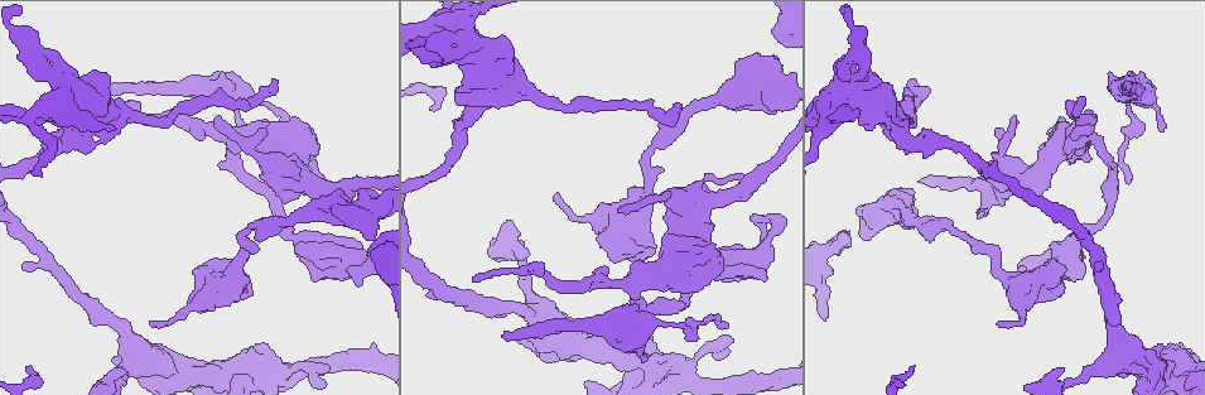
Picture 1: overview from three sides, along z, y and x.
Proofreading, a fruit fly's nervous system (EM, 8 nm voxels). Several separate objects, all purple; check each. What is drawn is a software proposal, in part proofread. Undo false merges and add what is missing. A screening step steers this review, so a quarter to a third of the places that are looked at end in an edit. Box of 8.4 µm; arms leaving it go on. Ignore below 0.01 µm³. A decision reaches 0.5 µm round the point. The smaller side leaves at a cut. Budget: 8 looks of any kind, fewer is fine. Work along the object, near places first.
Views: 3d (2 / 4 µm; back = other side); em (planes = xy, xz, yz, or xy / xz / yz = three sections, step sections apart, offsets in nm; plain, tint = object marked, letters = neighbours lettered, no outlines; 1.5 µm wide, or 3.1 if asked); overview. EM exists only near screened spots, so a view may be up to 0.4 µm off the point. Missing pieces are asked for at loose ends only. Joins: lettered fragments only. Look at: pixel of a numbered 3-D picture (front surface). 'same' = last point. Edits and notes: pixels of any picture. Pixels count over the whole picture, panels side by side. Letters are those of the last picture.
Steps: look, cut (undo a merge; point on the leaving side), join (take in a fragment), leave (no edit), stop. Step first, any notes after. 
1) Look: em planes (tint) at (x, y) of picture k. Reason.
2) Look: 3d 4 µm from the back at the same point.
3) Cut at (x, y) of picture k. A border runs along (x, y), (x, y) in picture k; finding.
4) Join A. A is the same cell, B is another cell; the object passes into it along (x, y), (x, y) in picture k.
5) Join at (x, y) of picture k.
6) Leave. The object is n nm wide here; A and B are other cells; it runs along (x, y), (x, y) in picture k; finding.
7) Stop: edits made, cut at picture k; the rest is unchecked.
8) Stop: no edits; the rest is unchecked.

Look: 3d 4 µm at (1098, 271) of picture 1. Free end.

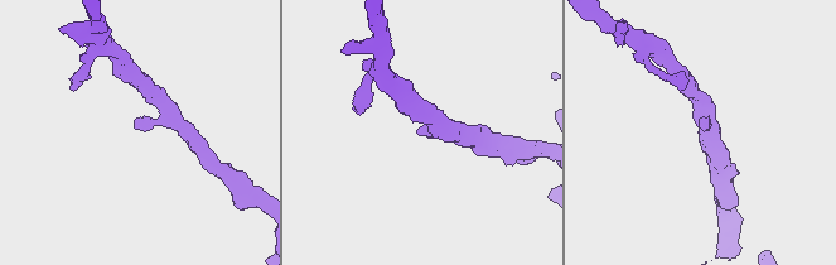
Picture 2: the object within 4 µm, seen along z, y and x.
Look: em planes (letters) at (134, 125) of picture 2. Shape alone is not enough.

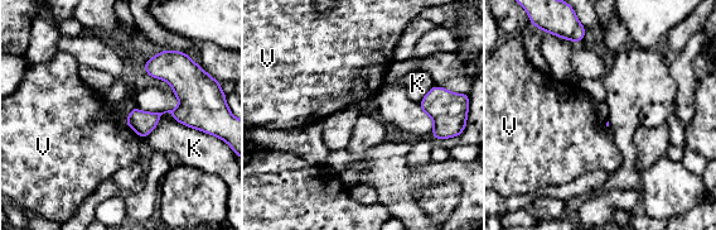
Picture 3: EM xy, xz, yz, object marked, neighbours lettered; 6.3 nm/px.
Leave. The longest contact is with K, 420 nm; K and V are other cells; none of them fits.

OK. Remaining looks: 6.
Look: em xy step 8 (letters) at (273, 106) of picture 1. Calibre changes.

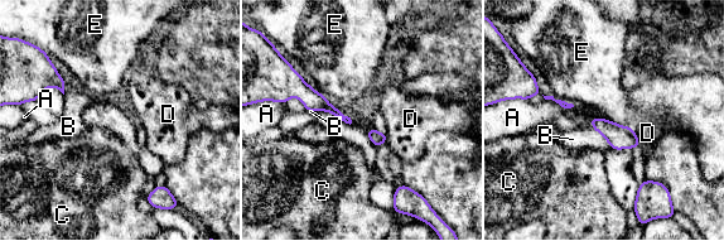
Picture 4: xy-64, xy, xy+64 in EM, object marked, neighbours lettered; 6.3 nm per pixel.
Leave. A, B, C, D and E are other cells; a border runs along (372, 126), (380, 133), (386, 134) in picture 4; one neuron here.

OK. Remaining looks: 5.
Look: em xy step 8 (letters) at (357, 282) of picture 1. Thick end.

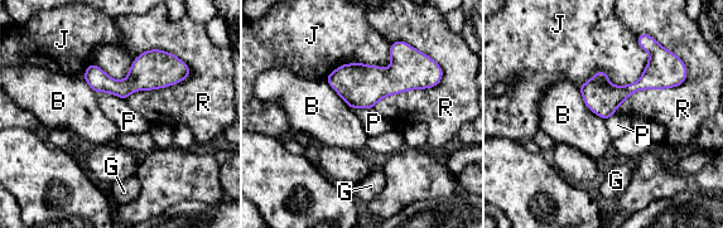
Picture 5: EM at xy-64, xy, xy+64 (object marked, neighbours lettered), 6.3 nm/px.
Look: em planes (letters) at the same point.

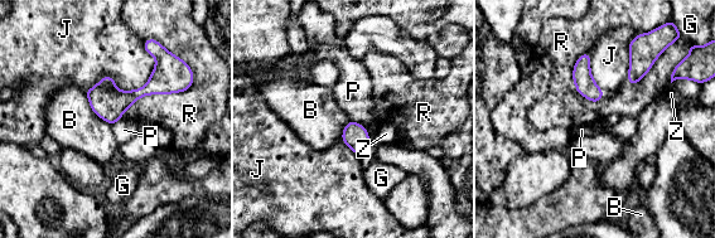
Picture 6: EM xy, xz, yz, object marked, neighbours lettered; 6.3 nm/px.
Leave. B, G, J, P, R and Z are other cells; no lettered fragment goes on from it.

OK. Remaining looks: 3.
Stop: no edits; the rest is unchecked.

